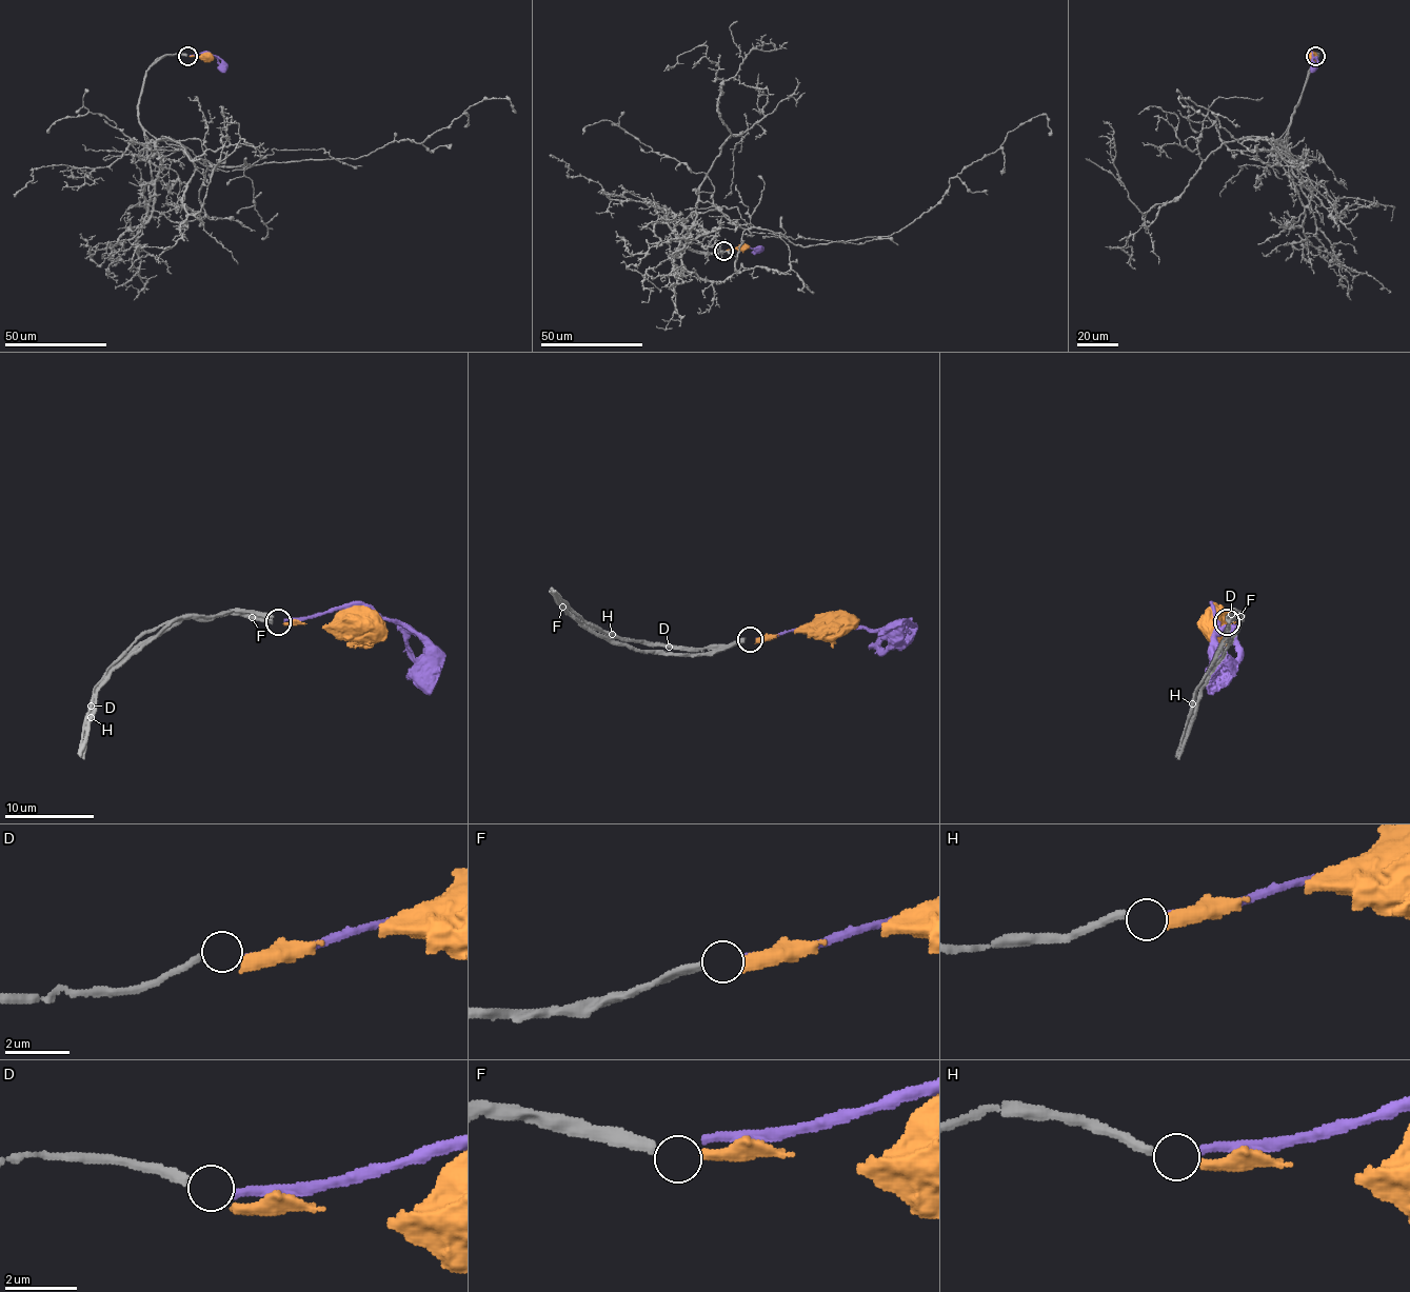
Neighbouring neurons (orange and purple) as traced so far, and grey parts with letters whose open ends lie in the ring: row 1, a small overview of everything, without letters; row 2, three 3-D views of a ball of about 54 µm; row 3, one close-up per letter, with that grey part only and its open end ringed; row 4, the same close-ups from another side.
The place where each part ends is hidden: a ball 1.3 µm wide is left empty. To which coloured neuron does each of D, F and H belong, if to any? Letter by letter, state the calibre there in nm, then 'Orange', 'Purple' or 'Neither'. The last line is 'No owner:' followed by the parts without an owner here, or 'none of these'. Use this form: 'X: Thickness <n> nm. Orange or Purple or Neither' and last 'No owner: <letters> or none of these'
D: Thickness 240 nm. Neither
F: Thickness 300 nm. Orange
H: Thickness 260 nm. Purple
No owner: D

